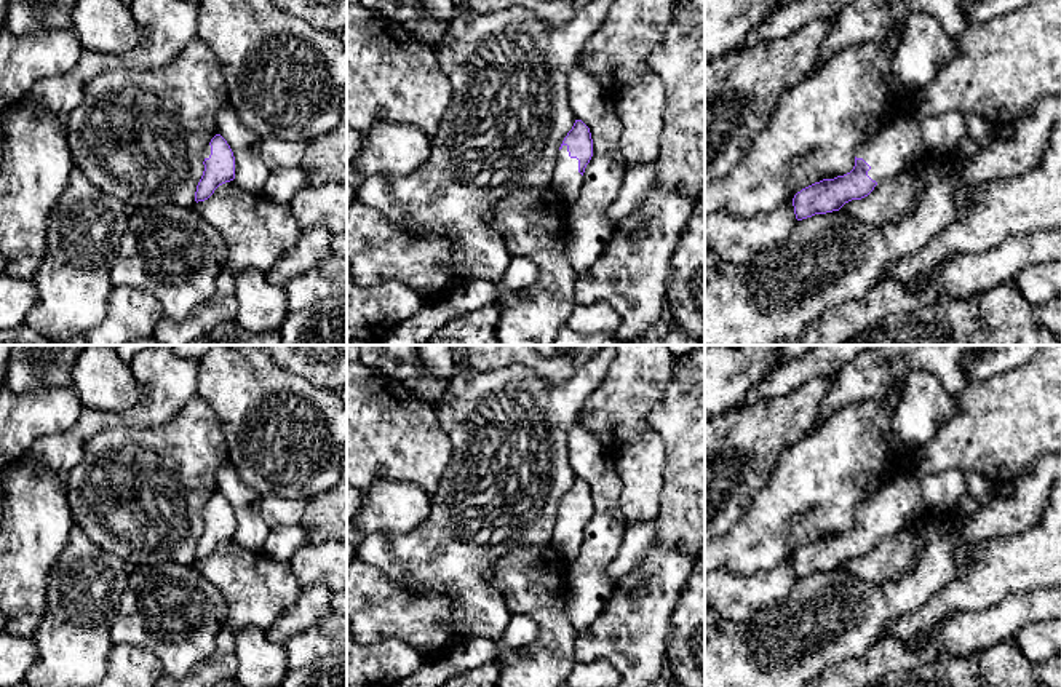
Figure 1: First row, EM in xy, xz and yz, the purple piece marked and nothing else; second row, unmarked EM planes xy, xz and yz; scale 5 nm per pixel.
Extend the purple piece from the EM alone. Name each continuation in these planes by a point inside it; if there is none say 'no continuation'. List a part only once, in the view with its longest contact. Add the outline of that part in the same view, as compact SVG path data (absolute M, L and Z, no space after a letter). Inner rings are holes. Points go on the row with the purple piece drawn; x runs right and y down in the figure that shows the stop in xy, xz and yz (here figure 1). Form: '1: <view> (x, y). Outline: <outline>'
1: xz (566, 181). Outline: M567 145L558 152L558 165L553 171L551 189L567 203L578 198L583 185L583 176L578 173L578 160L570 158Z

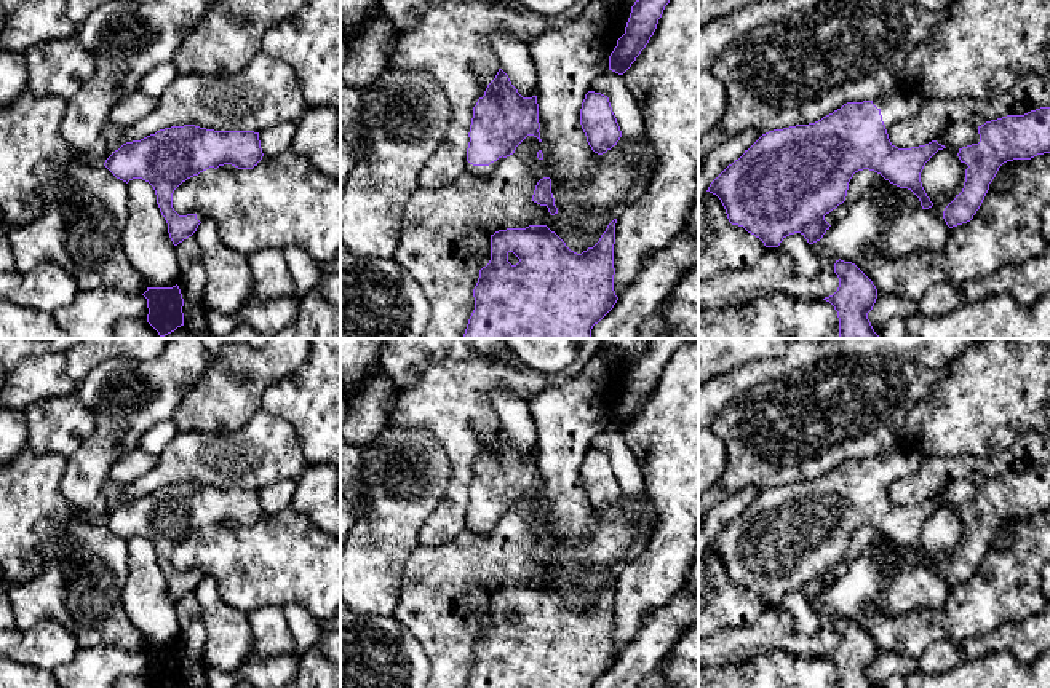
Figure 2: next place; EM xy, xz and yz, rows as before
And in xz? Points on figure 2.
1: xz (473, 170). Outline: M499 158L497 161L491 163L489 166L473 166L468 161L465 163L465 171L475 176L489 176L494 172L494 169L497 168L497 164L503 160Z

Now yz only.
1: yz (898, 106). Outline: M908 88L882 99L874 99L873 104L881 110L889 134L893 123L916 115L922 109L924 101L925 97L921 93Z

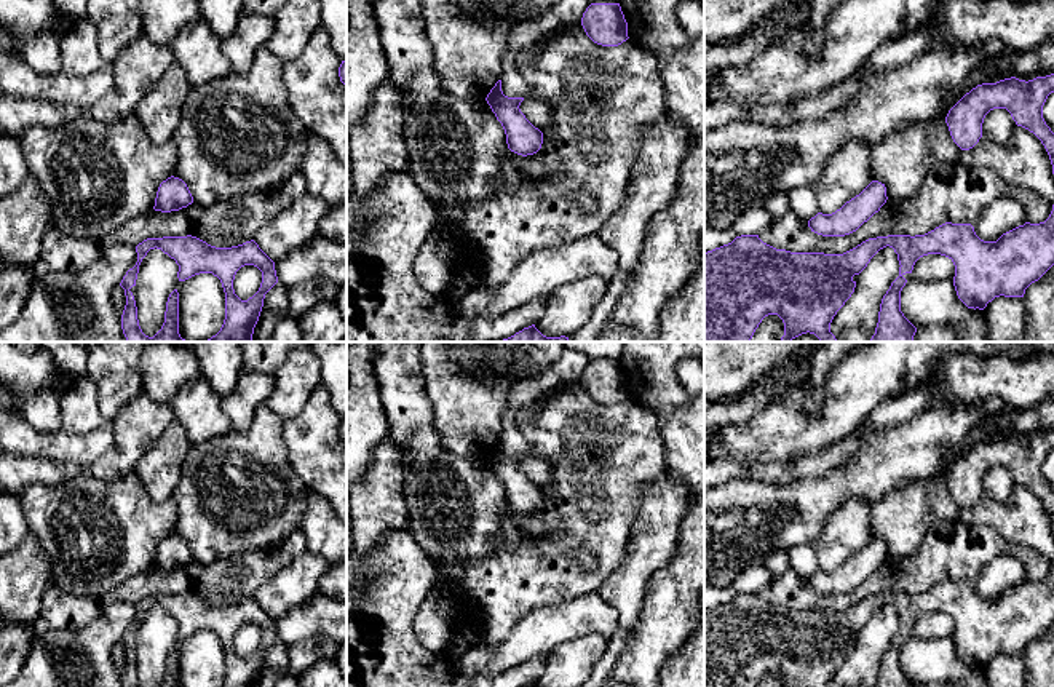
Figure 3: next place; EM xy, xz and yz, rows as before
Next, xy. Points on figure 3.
no continuation

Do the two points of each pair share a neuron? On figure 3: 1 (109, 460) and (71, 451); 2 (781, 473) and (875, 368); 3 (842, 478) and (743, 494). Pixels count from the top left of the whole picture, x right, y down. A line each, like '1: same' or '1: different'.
1: different
2: different
3: same

